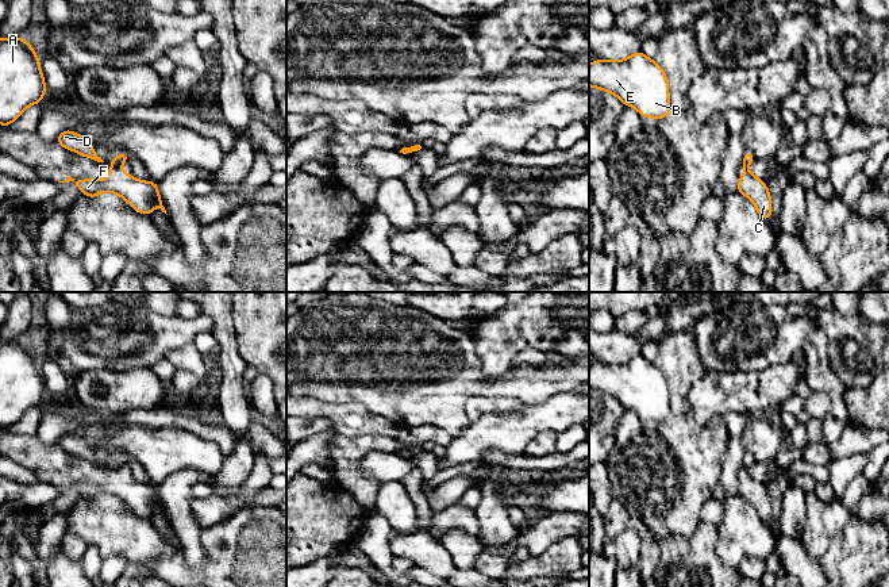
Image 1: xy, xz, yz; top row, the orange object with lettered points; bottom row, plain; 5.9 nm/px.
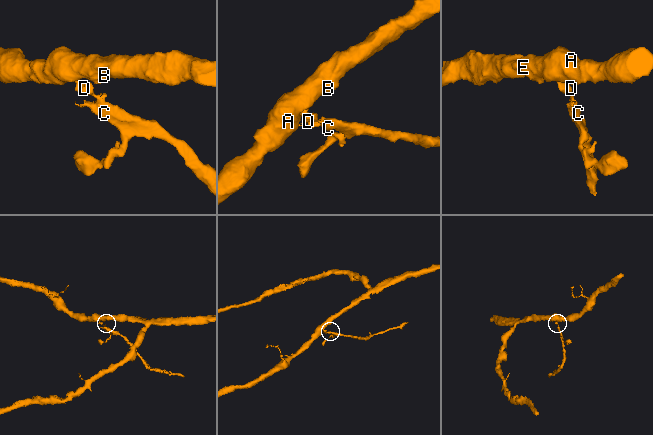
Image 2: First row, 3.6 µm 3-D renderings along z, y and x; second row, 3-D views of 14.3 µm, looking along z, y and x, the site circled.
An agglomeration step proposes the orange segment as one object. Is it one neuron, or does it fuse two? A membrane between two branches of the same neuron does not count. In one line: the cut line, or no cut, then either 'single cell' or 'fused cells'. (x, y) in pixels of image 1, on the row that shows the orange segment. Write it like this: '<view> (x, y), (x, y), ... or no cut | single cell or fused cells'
xy (120, 162), (111, 165) | fused cells

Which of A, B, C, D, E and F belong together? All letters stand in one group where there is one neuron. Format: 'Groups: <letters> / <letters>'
Groups: A B D E / C F

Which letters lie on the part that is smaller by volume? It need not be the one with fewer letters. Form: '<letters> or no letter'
C, F

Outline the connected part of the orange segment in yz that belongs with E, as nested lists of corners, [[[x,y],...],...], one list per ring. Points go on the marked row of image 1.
[[[642,51],[626,60],[589,64],[589,87],[607,91],[634,107],[642,118],[663,119],[670,111],[669,80]]]

